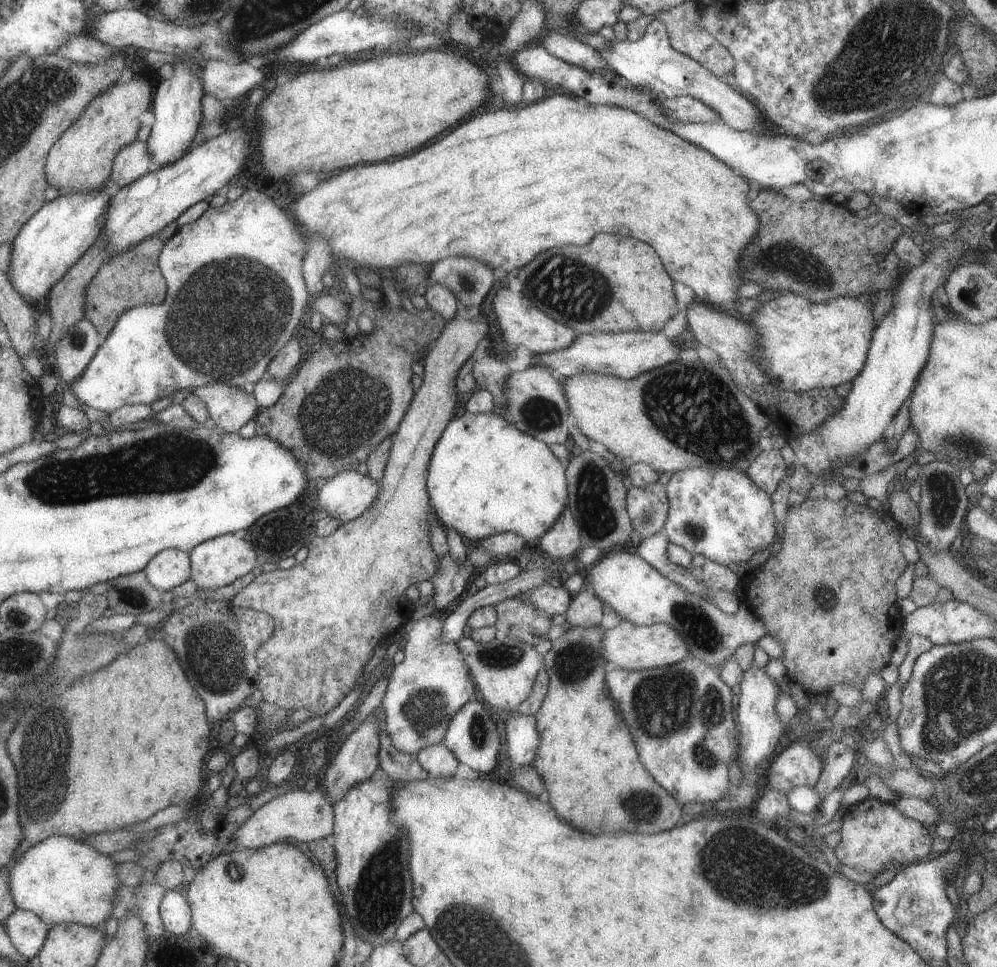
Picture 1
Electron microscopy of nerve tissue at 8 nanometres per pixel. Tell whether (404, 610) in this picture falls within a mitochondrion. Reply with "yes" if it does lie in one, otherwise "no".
no

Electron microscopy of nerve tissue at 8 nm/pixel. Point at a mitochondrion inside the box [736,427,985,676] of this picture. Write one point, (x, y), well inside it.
(943, 502)

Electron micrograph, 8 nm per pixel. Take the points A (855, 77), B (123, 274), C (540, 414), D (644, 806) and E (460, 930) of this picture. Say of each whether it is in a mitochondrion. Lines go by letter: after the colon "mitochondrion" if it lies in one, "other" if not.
A: mitochondrion
B: other
C: mitochondrion
D: mitochondrion
E: mitochondrion

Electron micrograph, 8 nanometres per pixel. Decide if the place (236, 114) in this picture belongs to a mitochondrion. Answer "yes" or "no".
no

